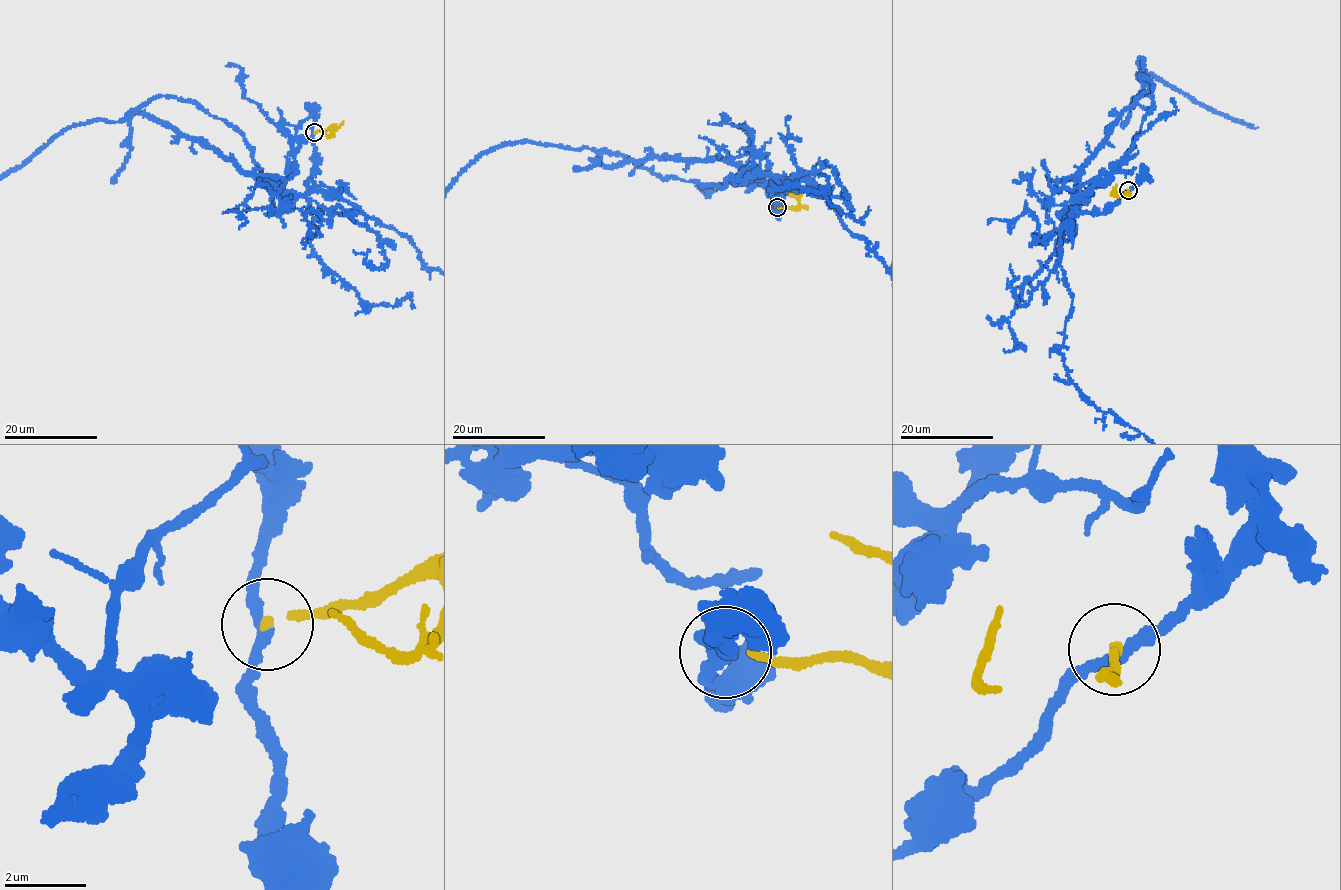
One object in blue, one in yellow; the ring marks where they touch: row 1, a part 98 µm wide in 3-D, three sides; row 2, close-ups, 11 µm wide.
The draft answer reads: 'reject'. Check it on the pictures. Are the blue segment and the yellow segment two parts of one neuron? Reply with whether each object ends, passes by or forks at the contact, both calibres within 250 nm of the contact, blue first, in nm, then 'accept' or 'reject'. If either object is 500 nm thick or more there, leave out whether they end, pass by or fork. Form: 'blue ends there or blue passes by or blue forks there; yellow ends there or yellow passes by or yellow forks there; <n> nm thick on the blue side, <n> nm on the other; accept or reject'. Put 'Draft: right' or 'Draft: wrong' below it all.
blue passes by; yellow ends there; 280 nm thick on the blue side, 180 nm on the other; reject
Draft: right

